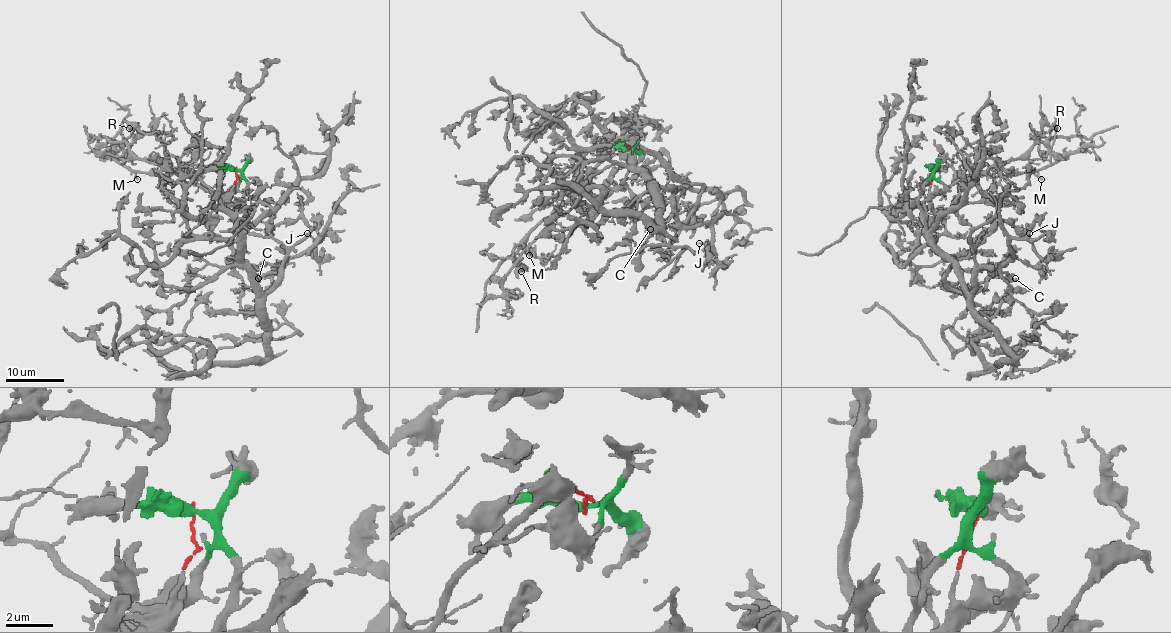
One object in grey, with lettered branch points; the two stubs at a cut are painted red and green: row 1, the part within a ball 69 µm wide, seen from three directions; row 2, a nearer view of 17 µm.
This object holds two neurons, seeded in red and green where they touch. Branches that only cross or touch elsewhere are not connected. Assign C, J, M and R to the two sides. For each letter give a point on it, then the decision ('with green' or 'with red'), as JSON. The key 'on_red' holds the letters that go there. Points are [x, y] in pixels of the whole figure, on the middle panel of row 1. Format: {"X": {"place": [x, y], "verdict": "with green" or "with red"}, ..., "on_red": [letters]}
{"C": {"place": [650, 229], "verdict": "with green"}, "J": {"place": [699, 243], "verdict": "with green"}, "M": {"place": [529, 255], "verdict": "with red"}, "R": {"place": [521, 271], "verdict": "with red"}, "on_red": ["M", "R"]}

